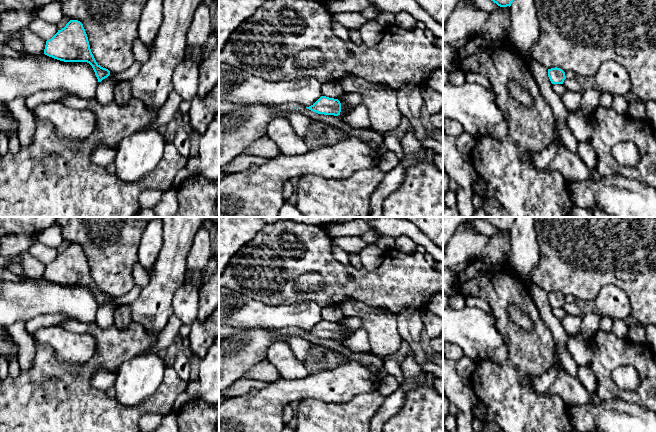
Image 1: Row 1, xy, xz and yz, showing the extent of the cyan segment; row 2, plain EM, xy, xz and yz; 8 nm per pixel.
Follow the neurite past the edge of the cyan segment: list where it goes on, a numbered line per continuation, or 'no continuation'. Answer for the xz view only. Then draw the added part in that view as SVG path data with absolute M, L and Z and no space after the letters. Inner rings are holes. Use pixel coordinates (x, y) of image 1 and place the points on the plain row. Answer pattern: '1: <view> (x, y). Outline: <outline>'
1: xz (344, 333). Outline: M351 329L348 330L341 330L340 338L348 338L354 331Z

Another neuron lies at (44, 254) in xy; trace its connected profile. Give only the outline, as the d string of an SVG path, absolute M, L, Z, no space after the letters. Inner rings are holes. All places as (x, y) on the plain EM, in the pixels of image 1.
M36 239L34 244L28 249L28 252L44 265L51 263L58 256L57 248L48 247L38 239Z

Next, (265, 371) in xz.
M266 359L252 366L241 378L274 383L281 377L275 366Z

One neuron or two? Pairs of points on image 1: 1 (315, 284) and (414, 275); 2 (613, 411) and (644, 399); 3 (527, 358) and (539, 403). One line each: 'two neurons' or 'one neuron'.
1: two neurons
2: two neurons
3: one neuron

